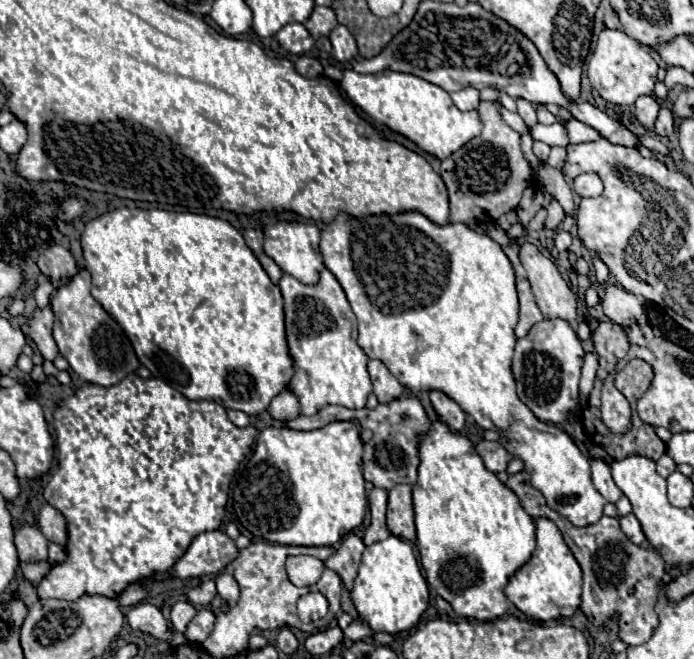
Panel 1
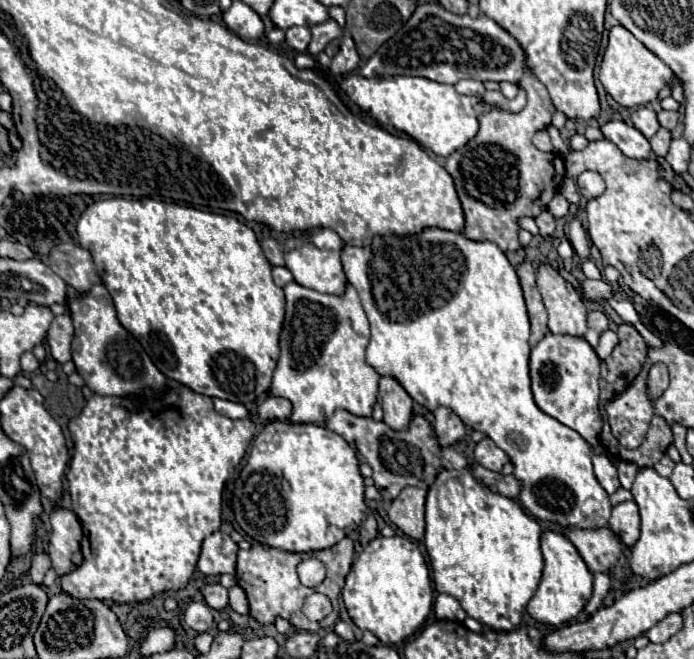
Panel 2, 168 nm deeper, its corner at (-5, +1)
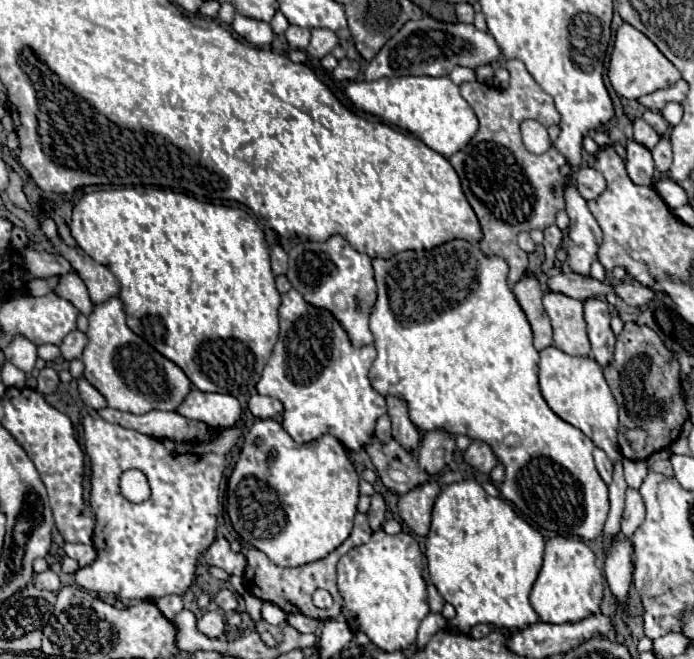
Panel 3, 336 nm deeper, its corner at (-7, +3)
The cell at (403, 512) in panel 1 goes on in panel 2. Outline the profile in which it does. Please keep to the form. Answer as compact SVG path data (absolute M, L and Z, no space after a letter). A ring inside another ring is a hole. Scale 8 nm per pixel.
M407 486L401 494L393 500L389 508L389 520L407 536L421 540L425 534L425 494L427 490Z

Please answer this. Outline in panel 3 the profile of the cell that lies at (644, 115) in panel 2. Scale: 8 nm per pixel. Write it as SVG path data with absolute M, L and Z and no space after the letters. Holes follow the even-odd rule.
M637 118L633 122L633 140L647 150L653 150L653 146L659 142L659 134L643 118Z

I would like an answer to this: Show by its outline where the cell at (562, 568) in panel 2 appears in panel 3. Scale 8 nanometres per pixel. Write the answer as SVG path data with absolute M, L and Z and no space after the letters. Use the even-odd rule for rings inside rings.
M557 536L551 538L545 546L543 568L533 584L529 602L543 622L551 622L551 624L579 622L599 612L603 600L603 586L605 586L605 578L595 564L595 554L591 552L591 548L581 540Z

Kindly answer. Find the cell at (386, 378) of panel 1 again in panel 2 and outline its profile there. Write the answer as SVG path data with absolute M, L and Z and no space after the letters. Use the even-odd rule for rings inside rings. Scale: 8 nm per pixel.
M381 376L379 380L379 402L383 406L383 422L393 430L405 430L413 414L413 400L405 388L391 376Z

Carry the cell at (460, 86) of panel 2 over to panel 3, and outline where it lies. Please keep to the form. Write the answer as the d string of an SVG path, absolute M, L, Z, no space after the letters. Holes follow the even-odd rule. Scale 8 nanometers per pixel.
M455 66L449 74L449 78L455 82L455 84L461 84L461 82L471 82L475 80L475 72L471 68L465 68L465 66Z

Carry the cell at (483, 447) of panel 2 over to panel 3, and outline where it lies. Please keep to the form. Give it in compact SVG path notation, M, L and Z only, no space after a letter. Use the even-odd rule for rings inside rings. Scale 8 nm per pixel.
M473 440L473 442L469 444L469 448L465 450L463 458L465 458L465 462L467 462L469 466L473 466L473 468L475 468L477 472L481 472L481 474L489 474L491 468L497 466L497 458L495 458L495 454L491 452L491 448L489 448L487 444L479 442L479 440Z

